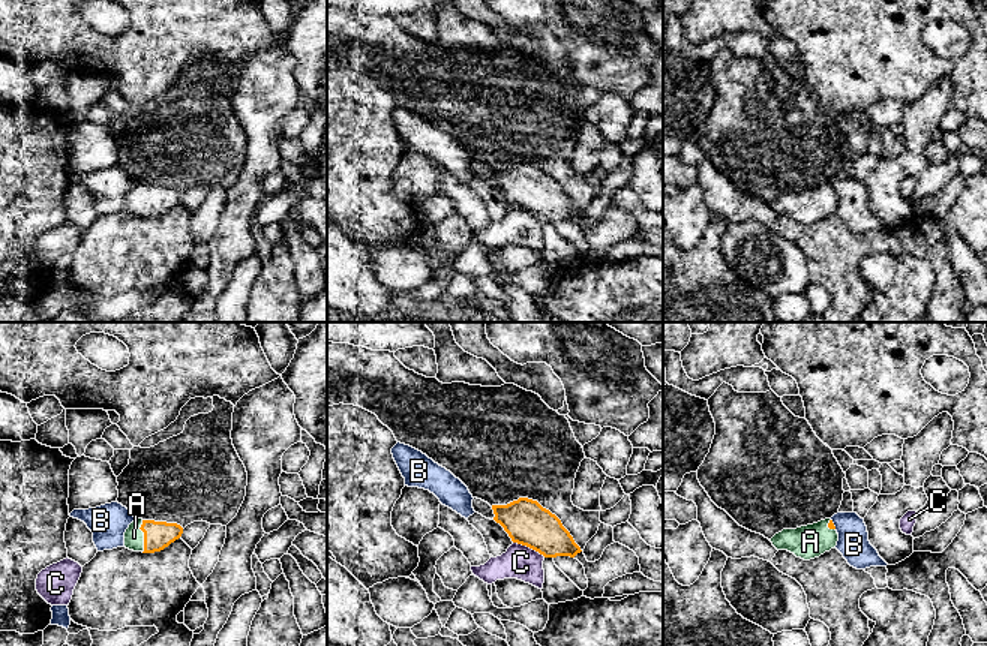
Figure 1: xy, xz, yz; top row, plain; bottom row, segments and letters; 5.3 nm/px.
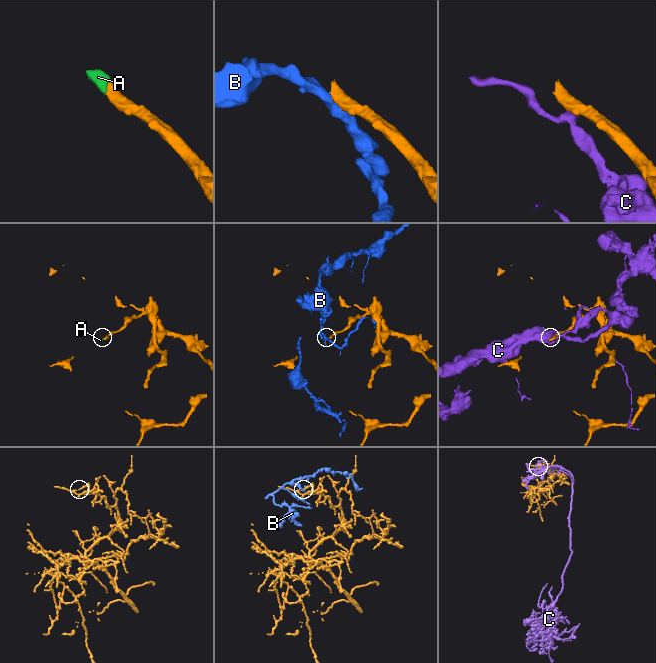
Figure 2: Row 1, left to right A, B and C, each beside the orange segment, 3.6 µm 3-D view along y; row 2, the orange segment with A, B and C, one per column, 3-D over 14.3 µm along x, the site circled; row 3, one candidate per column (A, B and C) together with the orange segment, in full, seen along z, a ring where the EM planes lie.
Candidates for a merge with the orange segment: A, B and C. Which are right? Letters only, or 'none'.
A

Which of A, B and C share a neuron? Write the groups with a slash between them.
A / B / C

